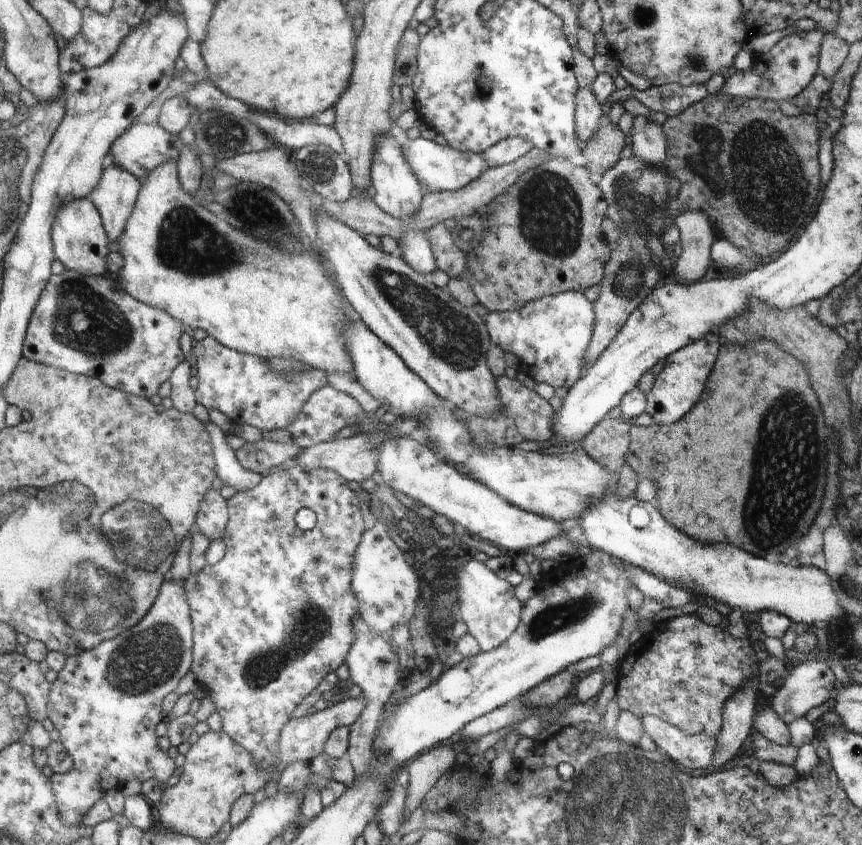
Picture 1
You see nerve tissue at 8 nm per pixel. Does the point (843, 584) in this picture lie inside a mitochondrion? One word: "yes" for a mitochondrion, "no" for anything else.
no

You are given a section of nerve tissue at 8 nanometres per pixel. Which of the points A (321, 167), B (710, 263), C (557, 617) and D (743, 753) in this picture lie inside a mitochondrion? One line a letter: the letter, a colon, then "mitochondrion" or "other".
A: mitochondrion
B: other
C: mitochondrion
D: other

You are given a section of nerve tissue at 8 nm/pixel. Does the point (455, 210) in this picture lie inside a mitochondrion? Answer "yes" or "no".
no

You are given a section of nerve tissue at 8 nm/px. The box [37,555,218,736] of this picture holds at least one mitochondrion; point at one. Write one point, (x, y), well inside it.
(147, 659)

